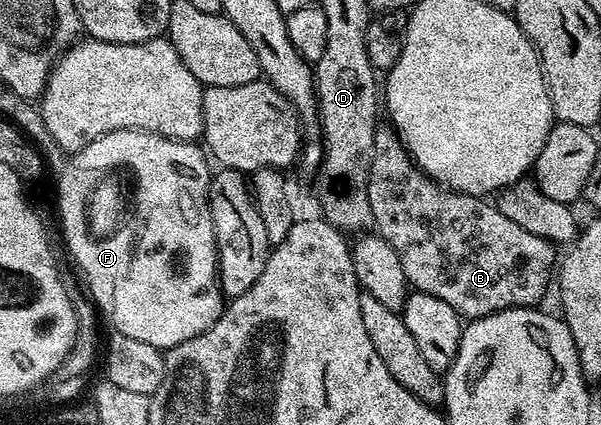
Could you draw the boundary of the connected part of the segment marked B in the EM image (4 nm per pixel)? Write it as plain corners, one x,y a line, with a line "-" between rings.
378,129
377,135
375,136
373,159
371,160
371,168
369,169
367,196
371,200
373,226
375,227
376,233
380,234
383,240
387,240
387,244
395,252
395,256
399,256
399,264
403,264
405,279
408,280
410,287
412,287
414,291
423,294
439,296
439,300
447,300
447,304
451,304
451,308
455,308
455,312
461,315
462,319
472,320
475,318
482,318
483,316
494,314
500,310
536,307
538,303
540,303
537,301
544,296
545,289
551,286
551,271
555,266
555,258
553,262
554,243
549,242
545,238
535,236
531,232
527,232
527,228
519,228
519,224
515,224
515,220
507,220
507,216
503,216
503,212
499,212
492,201
486,200
485,198
476,198
470,194
460,194
454,190
448,190
447,187
441,186
437,182
434,182
433,179
428,178
428,176
413,163
413,159
409,157
405,146
392,129

